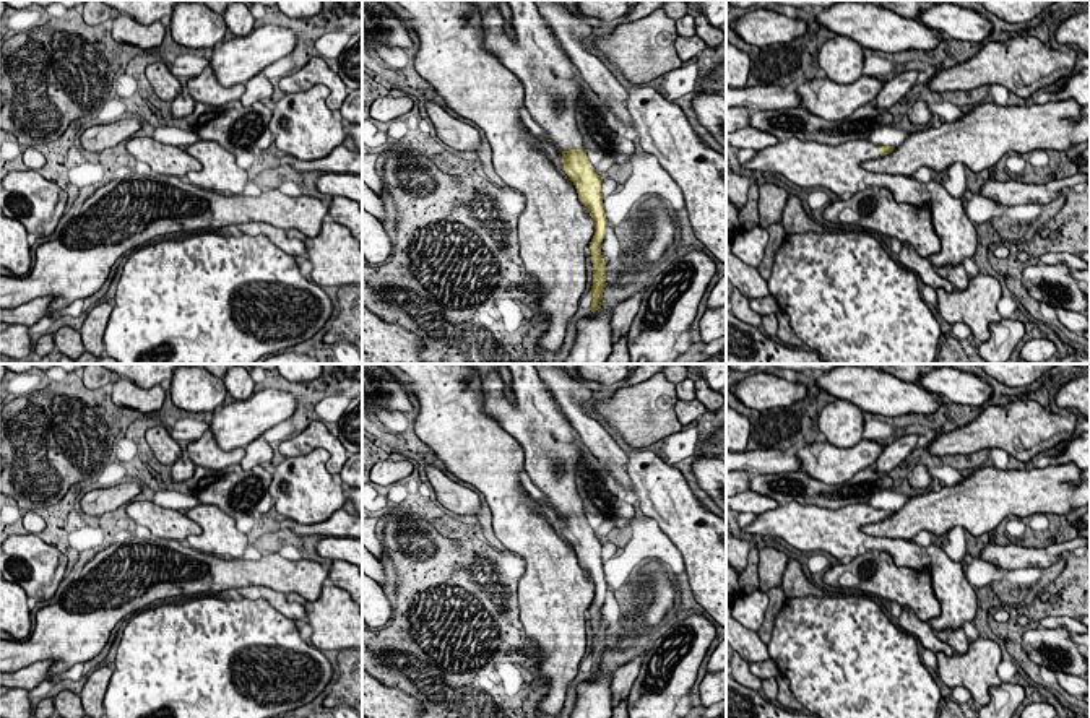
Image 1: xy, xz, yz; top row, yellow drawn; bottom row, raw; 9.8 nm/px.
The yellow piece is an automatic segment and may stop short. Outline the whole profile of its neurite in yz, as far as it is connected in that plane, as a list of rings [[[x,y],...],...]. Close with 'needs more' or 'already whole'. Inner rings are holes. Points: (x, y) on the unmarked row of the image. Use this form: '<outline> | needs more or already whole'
[[[789,502],[760,513],[742,533],[762,539],[785,539],[799,554],[817,551],[828,552],[835,559],[851,557],[867,551],[885,551],[898,567],[910,567],[931,573],[932,590],[941,604],[941,614],[929,625],[941,630],[957,630],[973,622],[978,598],[968,583],[963,562],[952,560],[939,546],[918,546],[906,539],[887,539],[861,531],[864,525],[892,517],[895,510],[877,510],[867,504],[853,504],[837,510],[817,505]]] | needs more

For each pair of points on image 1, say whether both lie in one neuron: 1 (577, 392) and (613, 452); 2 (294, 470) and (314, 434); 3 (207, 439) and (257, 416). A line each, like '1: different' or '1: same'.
1: same
2: different
3: different

